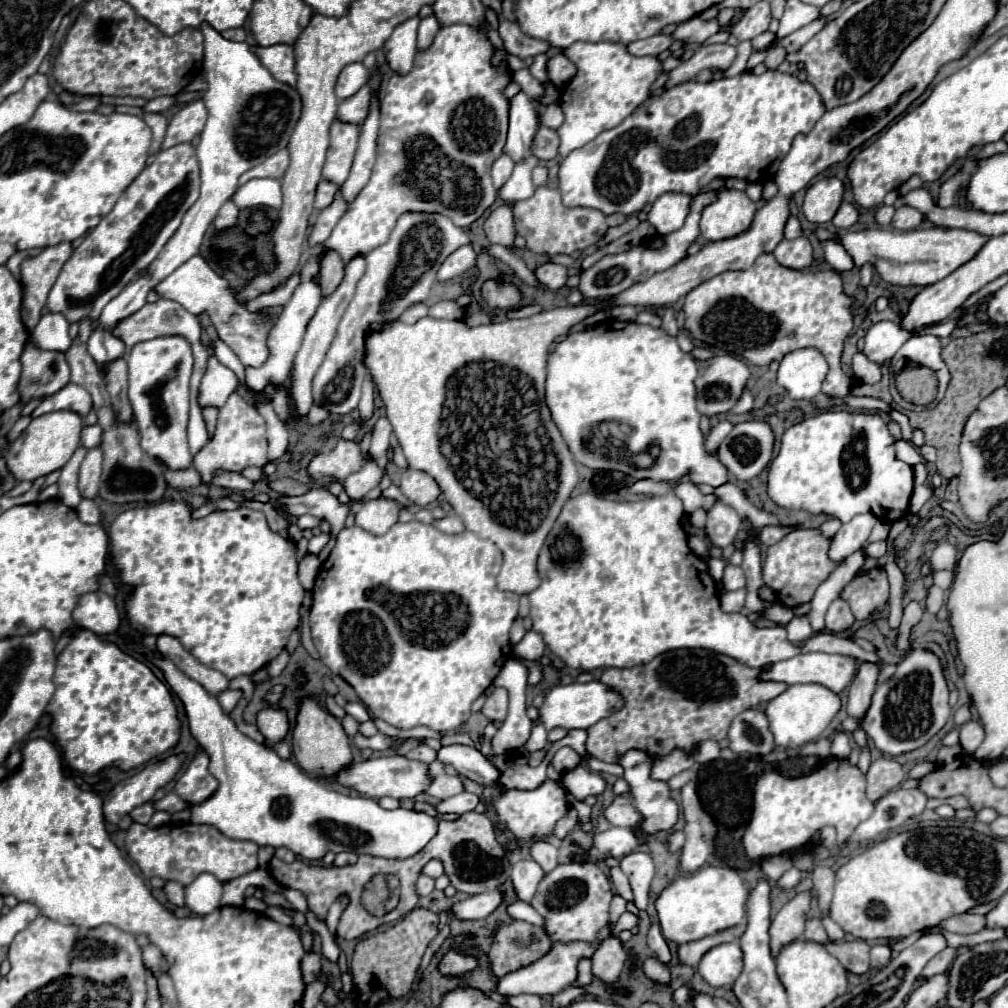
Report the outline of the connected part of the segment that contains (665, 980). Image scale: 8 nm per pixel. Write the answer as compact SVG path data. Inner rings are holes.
M646 958L642 962L642 970L644 974L654 982L661 986L668 986L670 984L670 968L664 966L662 962L658 962L656 958Z

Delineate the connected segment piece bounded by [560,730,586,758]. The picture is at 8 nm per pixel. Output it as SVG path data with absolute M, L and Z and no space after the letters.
M570 730L568 732L568 736L564 738L564 740L560 740L564 746L570 746L570 748L574 748L582 758L586 756L586 746L584 746L584 742L586 742L586 732L584 730Z

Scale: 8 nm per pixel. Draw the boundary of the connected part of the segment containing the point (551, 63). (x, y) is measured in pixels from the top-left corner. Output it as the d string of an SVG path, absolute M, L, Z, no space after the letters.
M558 54L548 60L548 78L556 86L564 88L574 76L576 76L576 66L564 54Z

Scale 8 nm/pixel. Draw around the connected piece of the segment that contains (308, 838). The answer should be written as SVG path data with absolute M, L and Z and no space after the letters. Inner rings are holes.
M154 656L150 658L166 674L168 686L184 702L192 736L210 754L210 772L220 782L218 790L206 802L192 806L192 818L190 818L192 824L210 824L216 826L228 838L250 840L258 846L272 846L272 848L284 846L302 860L320 860L328 850L334 854L354 852L354 854L368 854L390 860L404 860L418 854L436 836L438 820L428 816L426 812L408 810L408 808L386 810L372 798L346 796L328 788L320 780L310 778L290 760L282 760L274 750L268 750L262 744L254 742L252 738L244 736L236 728L232 718L222 712L218 700L208 698L208 694L204 694L204 690L200 690L196 682L188 682L188 678L184 678L184 674L180 674L180 670L176 670L172 662L168 662L168 658L154 658Z

